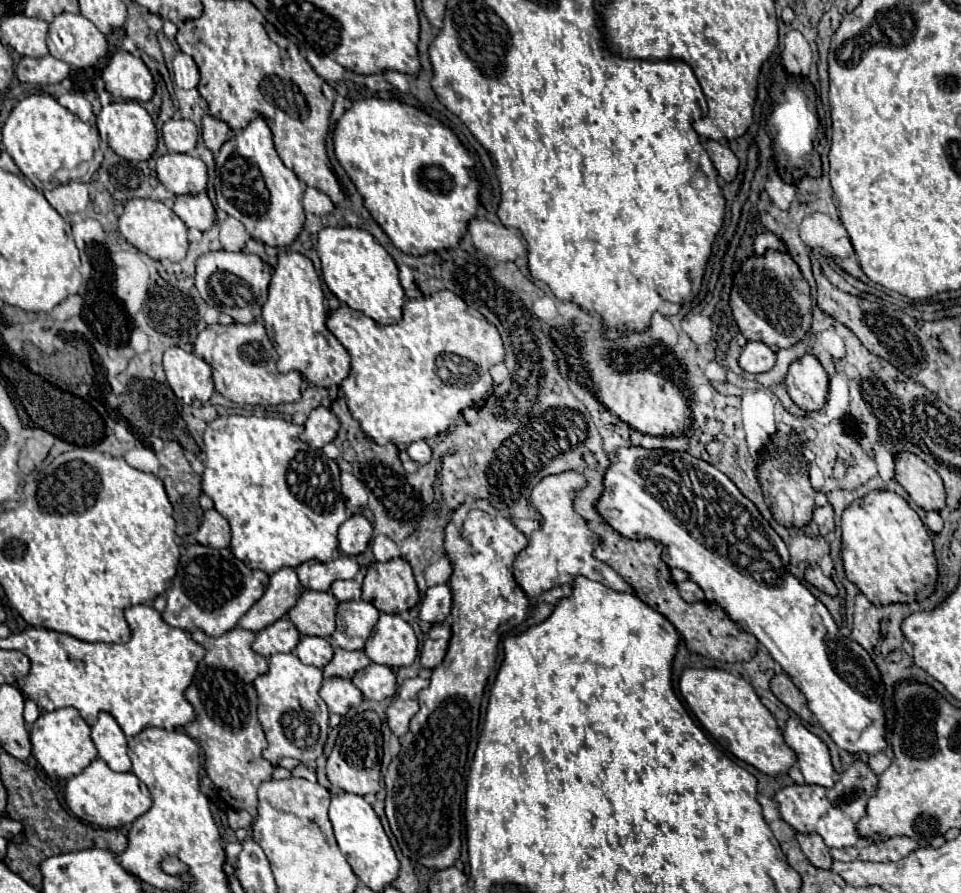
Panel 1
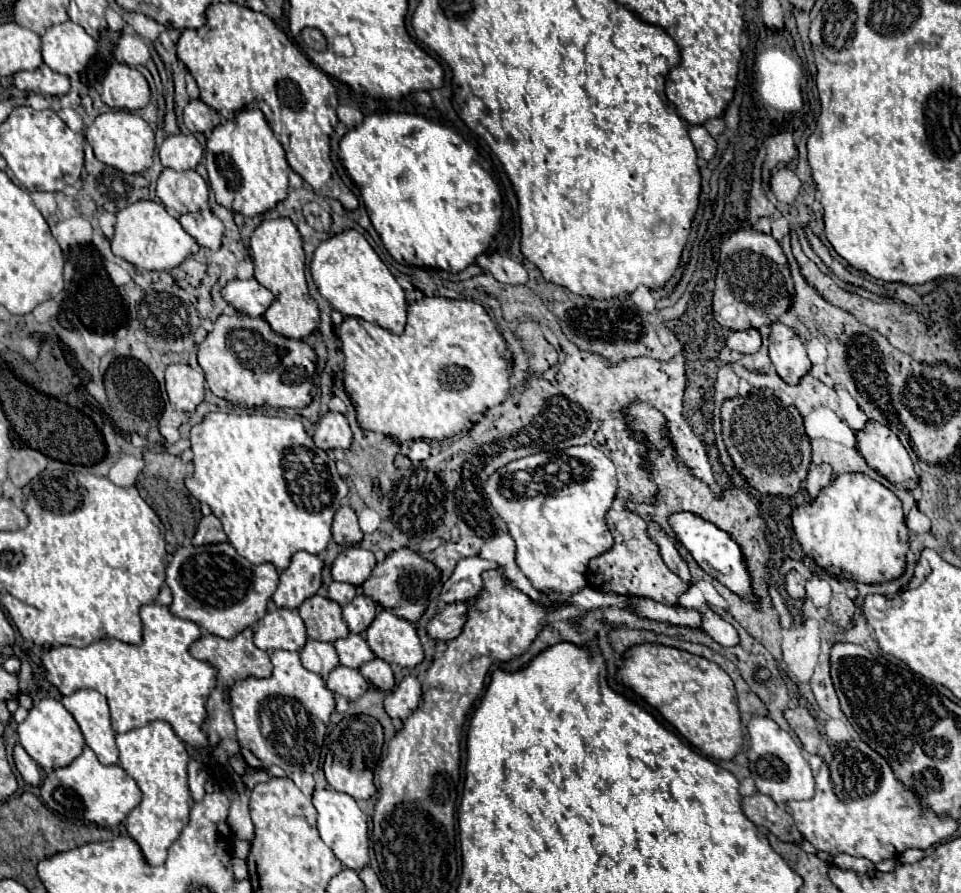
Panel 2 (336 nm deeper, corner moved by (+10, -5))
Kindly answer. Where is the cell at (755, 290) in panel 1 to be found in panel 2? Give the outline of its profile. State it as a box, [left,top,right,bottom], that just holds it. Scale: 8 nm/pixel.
[713,230,795,330]

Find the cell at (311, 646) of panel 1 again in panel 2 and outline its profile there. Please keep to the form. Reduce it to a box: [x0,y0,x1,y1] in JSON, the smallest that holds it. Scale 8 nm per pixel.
[299,640,339,678]

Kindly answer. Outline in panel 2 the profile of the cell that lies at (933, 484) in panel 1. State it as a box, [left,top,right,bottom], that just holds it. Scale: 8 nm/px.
[857,422,919,490]

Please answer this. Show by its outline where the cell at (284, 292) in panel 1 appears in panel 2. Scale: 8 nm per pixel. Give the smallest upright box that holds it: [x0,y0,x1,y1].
[251,218,319,340]

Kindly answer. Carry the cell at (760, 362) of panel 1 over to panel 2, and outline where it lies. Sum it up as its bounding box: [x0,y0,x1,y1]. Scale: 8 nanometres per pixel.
[727,328,761,354]

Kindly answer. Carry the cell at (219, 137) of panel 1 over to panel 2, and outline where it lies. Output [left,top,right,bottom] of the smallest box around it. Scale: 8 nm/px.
[183,100,221,134]

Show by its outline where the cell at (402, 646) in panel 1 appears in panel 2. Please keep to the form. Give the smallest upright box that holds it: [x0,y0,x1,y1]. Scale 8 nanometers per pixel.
[365,610,423,668]

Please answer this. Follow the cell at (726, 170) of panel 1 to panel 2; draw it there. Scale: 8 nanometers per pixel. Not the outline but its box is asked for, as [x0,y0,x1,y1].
[689,126,717,162]

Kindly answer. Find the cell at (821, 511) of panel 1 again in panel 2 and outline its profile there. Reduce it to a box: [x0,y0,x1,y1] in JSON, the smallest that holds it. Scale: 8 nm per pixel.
[807,464,831,498]

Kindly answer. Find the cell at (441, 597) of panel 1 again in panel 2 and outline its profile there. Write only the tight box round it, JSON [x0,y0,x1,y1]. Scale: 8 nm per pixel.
[439,556,499,604]

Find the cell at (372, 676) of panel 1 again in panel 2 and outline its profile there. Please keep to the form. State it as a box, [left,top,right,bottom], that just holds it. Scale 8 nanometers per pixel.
[359,658,395,692]

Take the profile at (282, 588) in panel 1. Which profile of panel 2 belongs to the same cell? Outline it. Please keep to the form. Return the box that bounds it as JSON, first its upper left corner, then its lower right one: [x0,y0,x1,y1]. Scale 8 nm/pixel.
[271,552,323,608]

